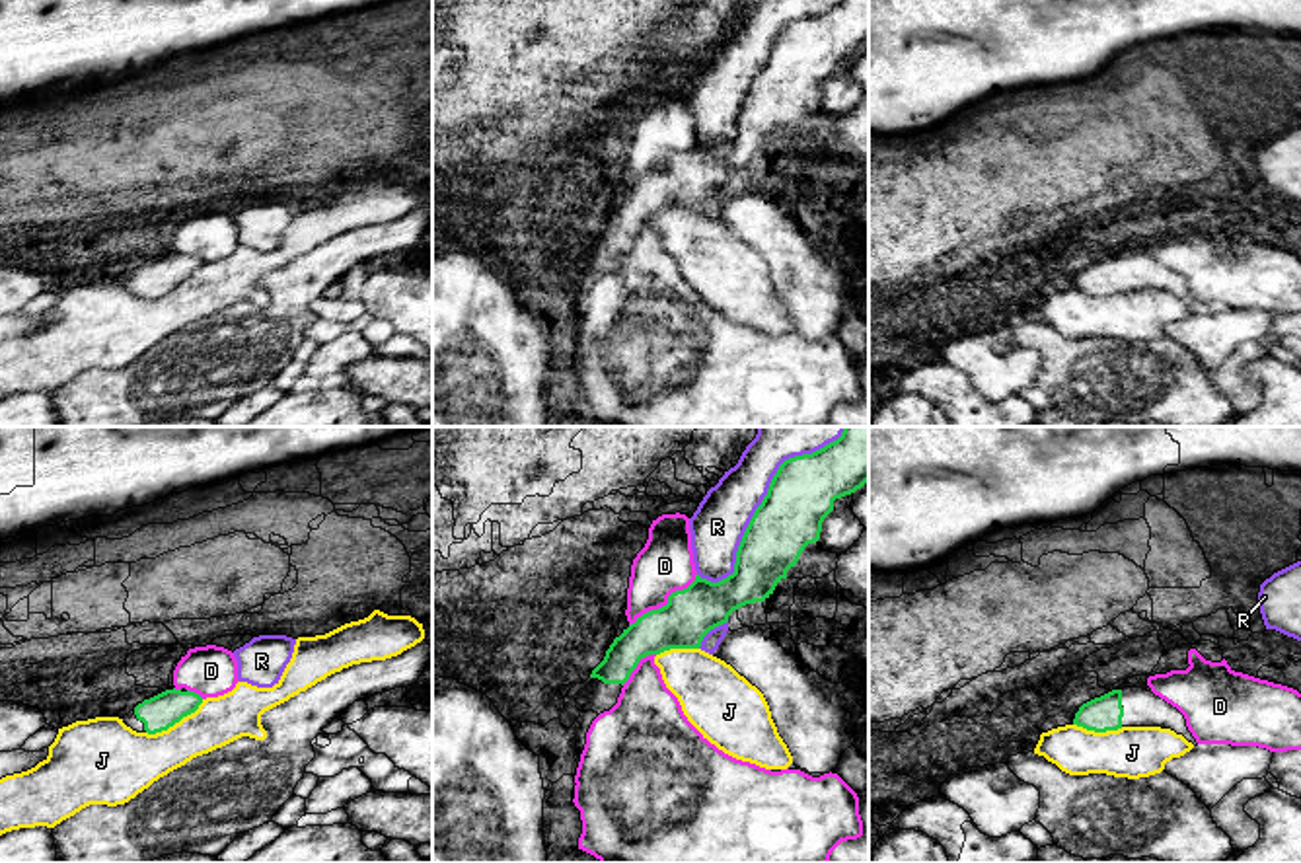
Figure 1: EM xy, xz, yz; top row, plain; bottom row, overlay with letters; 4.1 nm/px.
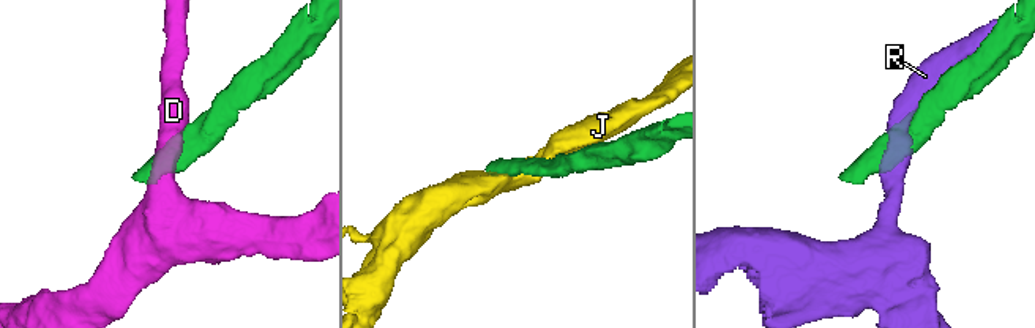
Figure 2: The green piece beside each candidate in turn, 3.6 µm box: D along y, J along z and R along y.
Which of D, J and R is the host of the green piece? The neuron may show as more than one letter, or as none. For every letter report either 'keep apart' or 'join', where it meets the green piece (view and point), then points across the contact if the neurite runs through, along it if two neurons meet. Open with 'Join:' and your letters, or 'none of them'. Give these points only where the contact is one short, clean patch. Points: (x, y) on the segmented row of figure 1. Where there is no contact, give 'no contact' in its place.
Join: none of them
D: keep apart | xz (669, 602)
J: keep apart | xy (176, 721)
R: keep apart | xz (762, 501)

